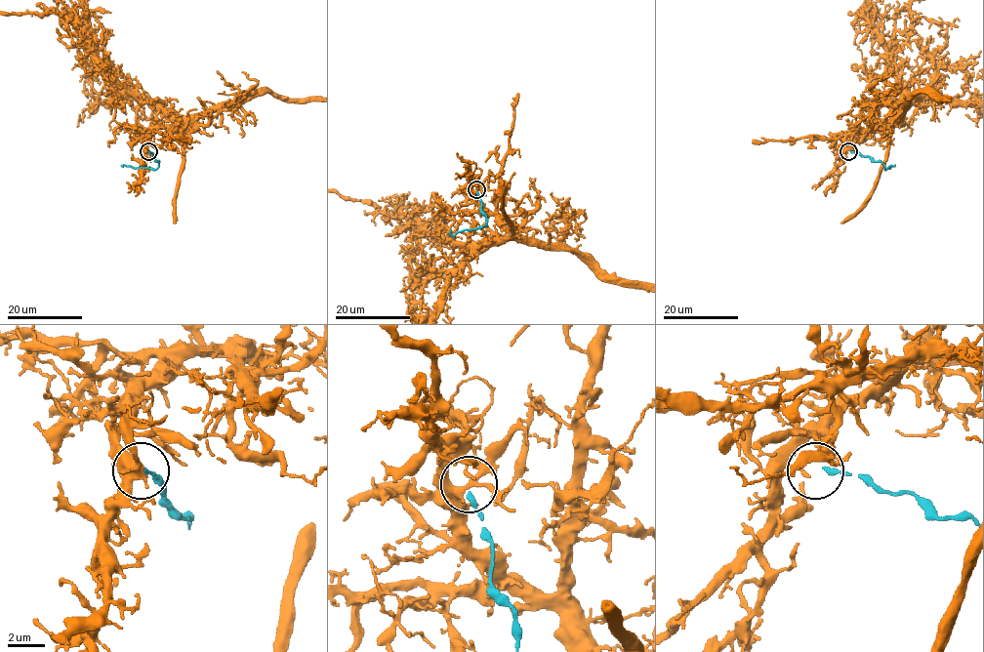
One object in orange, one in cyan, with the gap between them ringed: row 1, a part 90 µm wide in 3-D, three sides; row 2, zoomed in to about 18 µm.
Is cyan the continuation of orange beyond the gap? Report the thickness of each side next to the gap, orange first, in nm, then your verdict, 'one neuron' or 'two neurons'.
170/300 nm | two neurons

